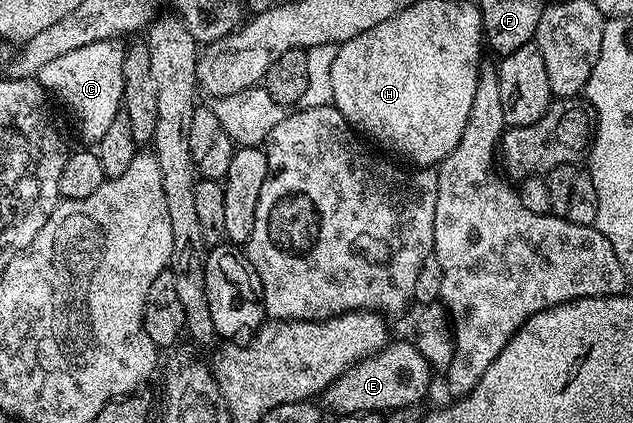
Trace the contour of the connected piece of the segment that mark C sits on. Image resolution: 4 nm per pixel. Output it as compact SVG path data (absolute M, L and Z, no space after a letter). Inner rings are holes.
M114 39L101 40L81 46L81 50L69 50L69 54L61 54L61 58L53 58L53 62L41 66L37 77L39 85L71 111L71 120L83 140L98 142L105 130L109 130L113 118L120 115L123 102L121 62L124 51L124 45L119 45Z

